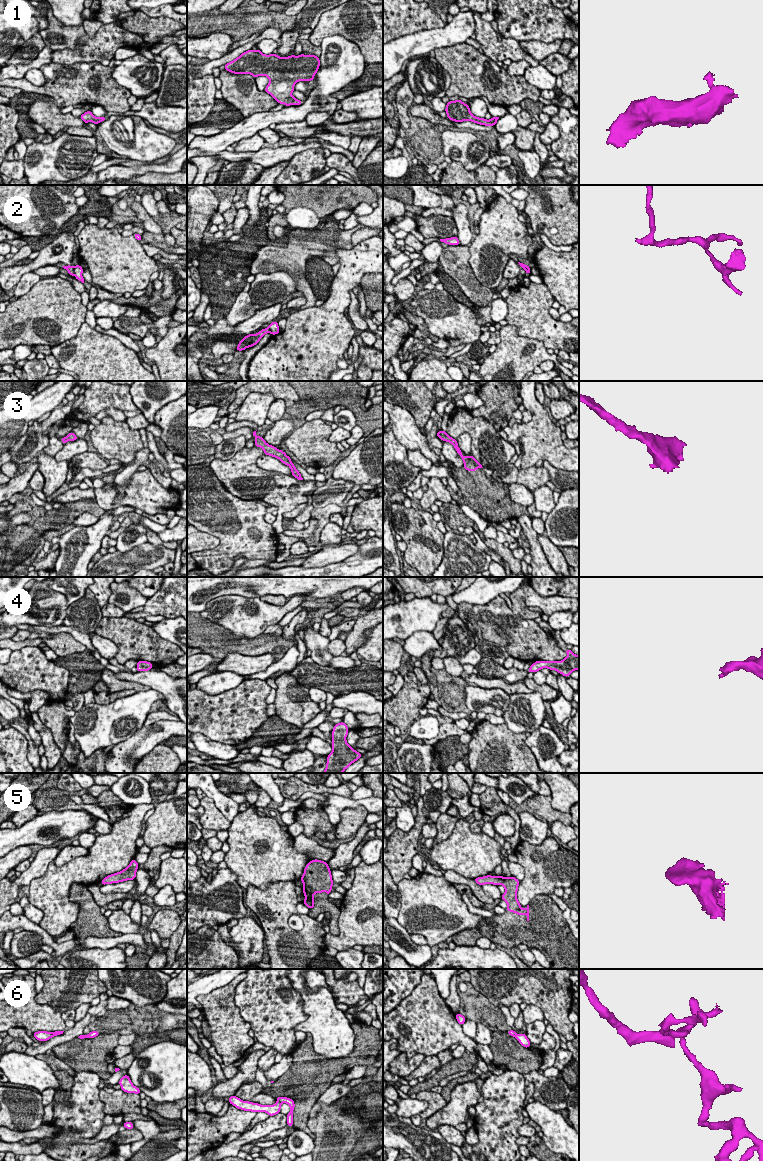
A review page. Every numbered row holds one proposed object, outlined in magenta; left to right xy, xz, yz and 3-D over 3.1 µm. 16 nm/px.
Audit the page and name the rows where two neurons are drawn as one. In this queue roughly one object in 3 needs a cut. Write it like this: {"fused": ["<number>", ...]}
{"fused": ["2", "6"]}

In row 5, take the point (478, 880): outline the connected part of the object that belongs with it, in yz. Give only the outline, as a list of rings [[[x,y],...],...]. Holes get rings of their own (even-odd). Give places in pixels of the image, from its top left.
[[[490,874],[483,877],[477,877],[474,881],[483,886],[484,884],[493,884],[493,885],[503,885],[505,888],[505,893],[502,894],[501,899],[507,903],[507,908],[505,910],[516,913],[517,915],[526,915],[527,921],[529,921],[529,905],[527,908],[521,907],[517,899],[517,891],[520,881],[514,876],[509,878],[503,876],[491,876]]]

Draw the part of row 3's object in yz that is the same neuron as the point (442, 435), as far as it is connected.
[[[437,431],[437,437],[440,438],[443,441],[450,442],[455,450],[457,451],[458,455],[462,458],[464,466],[463,468],[465,470],[468,470],[469,472],[473,471],[475,472],[478,468],[483,468],[482,465],[472,456],[463,456],[462,451],[458,447],[457,439],[453,439],[450,437],[446,431]]]

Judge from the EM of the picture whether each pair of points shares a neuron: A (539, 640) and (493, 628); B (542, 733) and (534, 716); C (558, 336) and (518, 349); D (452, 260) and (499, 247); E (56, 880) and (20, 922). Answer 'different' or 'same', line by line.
A: same
B: different
C: different
D: different
E: different

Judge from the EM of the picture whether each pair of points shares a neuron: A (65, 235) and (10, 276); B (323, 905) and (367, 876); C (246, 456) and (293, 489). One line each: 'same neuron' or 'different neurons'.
A: same neuron
B: different neurons
C: same neuron

